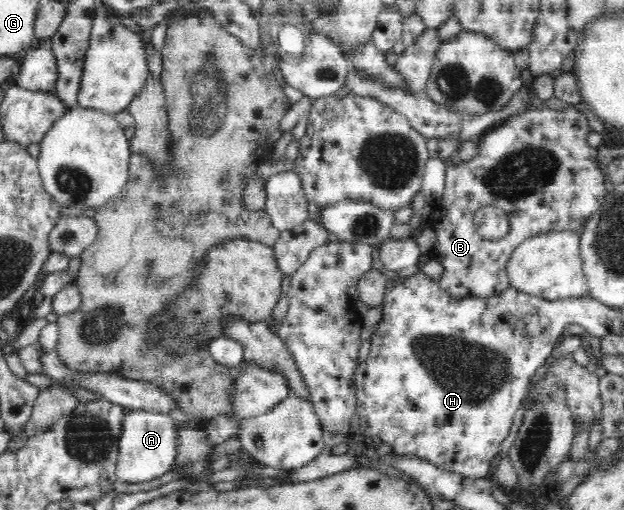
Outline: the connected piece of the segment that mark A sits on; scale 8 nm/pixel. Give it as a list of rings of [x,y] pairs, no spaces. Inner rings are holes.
[[[128,409],[122,420],[118,438],[118,481],[138,483],[151,481],[168,473],[176,457],[176,416],[172,413],[156,413],[143,409]]]

